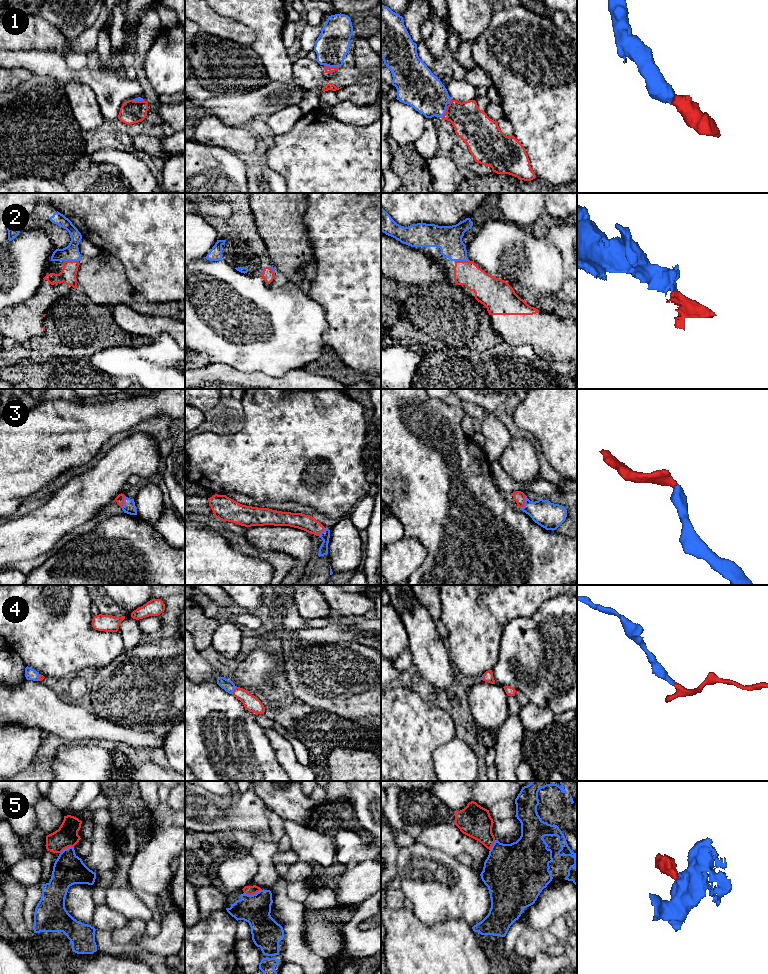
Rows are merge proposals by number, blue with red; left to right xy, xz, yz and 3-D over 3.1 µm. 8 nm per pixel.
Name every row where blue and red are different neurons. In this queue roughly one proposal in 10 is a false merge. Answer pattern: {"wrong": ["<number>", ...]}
{"wrong": []}

